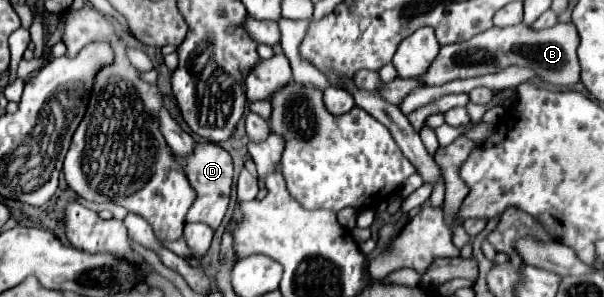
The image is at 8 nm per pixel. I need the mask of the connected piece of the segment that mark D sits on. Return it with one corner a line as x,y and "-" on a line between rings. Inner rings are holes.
197,142
197,146
193,148
193,154
185,156
185,158
177,158
191,188
195,190
197,198
193,200
189,212
187,212
187,222
203,222
207,226
211,226
213,230
221,224
227,206
229,206
229,194
231,194
234,167
233,160
229,156
227,150
223,150
219,144
211,144
211,142

